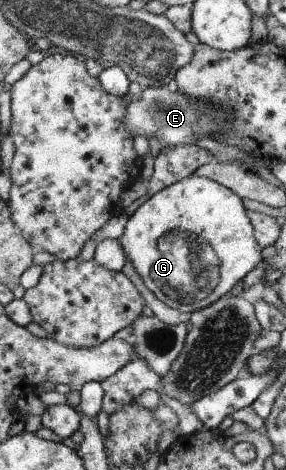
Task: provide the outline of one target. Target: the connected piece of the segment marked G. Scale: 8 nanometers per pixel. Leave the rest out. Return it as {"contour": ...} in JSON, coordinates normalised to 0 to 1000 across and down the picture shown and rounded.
{"contour":[[[671,370],[601,396],[566,400],[476,447],[441,472],[434,496],[413,511],[444,549],[469,562],[497,600],[552,638],[598,655],[664,670],[755,643],[916,562],[916,528],[888,511],[874,460],[818,406],[797,404],[748,381]]]}

